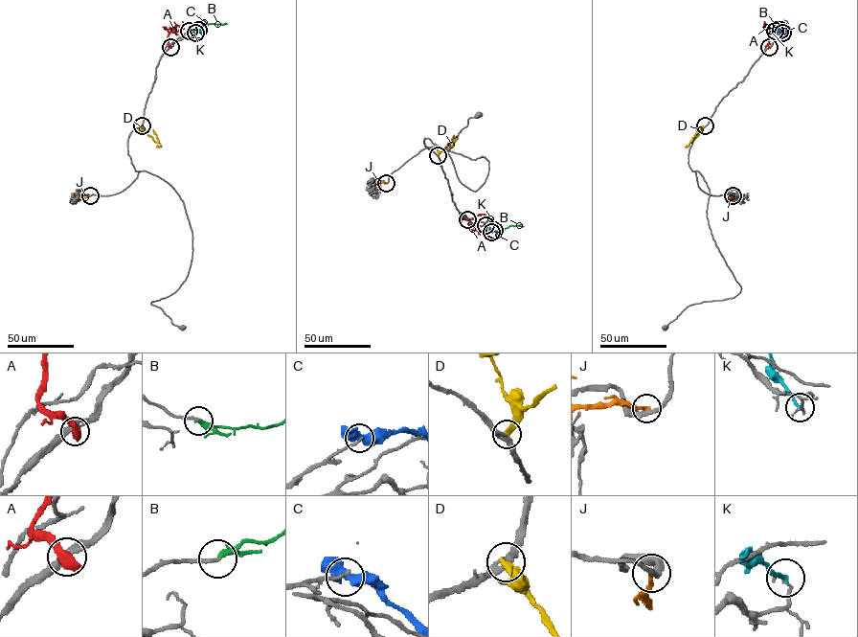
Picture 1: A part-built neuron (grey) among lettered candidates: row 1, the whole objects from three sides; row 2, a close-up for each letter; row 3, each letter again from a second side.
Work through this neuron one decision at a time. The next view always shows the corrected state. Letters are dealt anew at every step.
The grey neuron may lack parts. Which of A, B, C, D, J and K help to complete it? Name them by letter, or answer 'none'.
B

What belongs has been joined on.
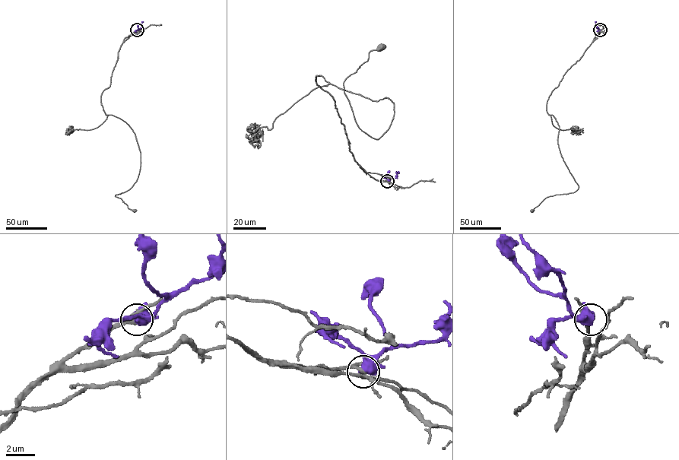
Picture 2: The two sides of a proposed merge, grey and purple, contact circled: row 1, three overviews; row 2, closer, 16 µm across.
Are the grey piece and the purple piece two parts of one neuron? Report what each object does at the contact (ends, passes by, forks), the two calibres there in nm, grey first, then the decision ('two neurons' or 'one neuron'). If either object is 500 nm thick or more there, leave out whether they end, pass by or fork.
calibres 140 and 550 nm; two neurons

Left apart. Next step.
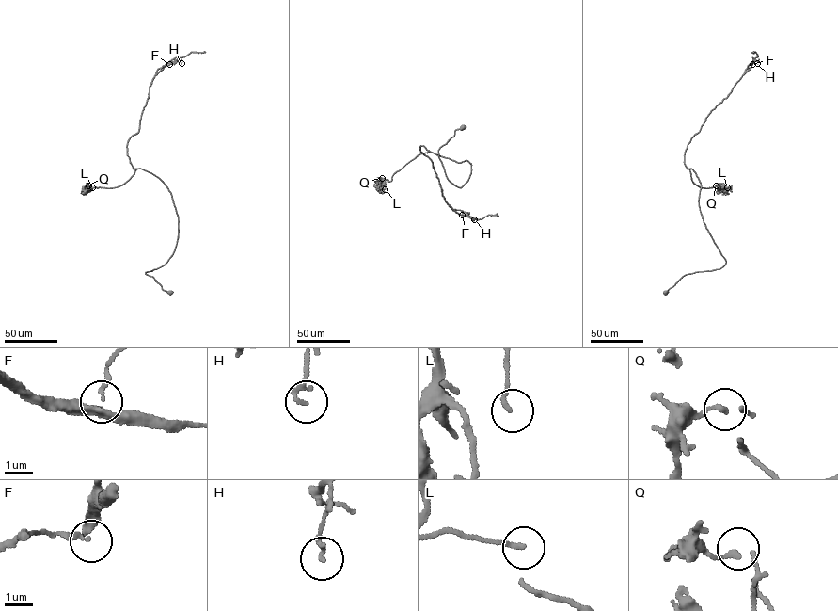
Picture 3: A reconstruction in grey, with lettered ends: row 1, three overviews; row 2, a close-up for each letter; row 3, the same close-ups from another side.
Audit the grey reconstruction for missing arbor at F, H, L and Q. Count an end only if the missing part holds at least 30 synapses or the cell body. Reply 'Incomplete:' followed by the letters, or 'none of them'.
Incomplete: none of them

